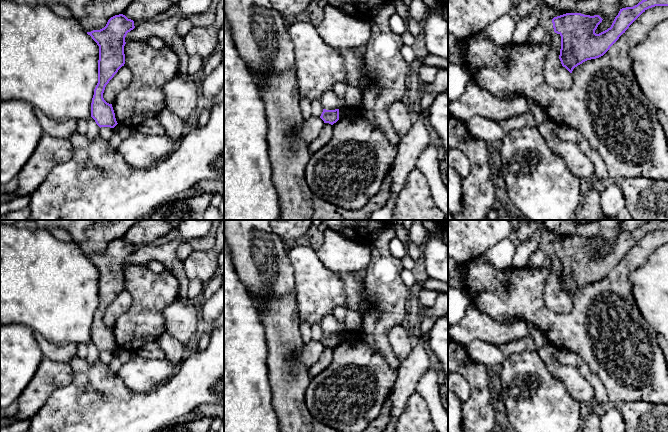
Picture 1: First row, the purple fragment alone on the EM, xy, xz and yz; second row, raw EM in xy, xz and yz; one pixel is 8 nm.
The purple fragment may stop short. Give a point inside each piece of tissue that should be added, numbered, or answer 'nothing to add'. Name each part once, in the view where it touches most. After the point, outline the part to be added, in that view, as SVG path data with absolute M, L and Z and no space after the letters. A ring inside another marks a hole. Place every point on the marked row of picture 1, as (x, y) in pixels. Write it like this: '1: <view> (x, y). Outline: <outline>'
nothing to add

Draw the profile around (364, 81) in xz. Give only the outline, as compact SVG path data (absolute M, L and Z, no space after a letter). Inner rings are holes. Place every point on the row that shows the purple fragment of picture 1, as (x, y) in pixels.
M365 66L361 69L361 76L359 79L359 84L358 87L361 90L366 89L367 87L369 87L371 85L371 80L369 79L369 77L367 76L367 70L365 68Z

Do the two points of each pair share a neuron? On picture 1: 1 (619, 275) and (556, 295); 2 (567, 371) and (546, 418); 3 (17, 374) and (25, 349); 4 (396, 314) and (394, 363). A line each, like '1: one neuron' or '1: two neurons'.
1: two neurons
2: two neurons
3: one neuron
4: one neuron

